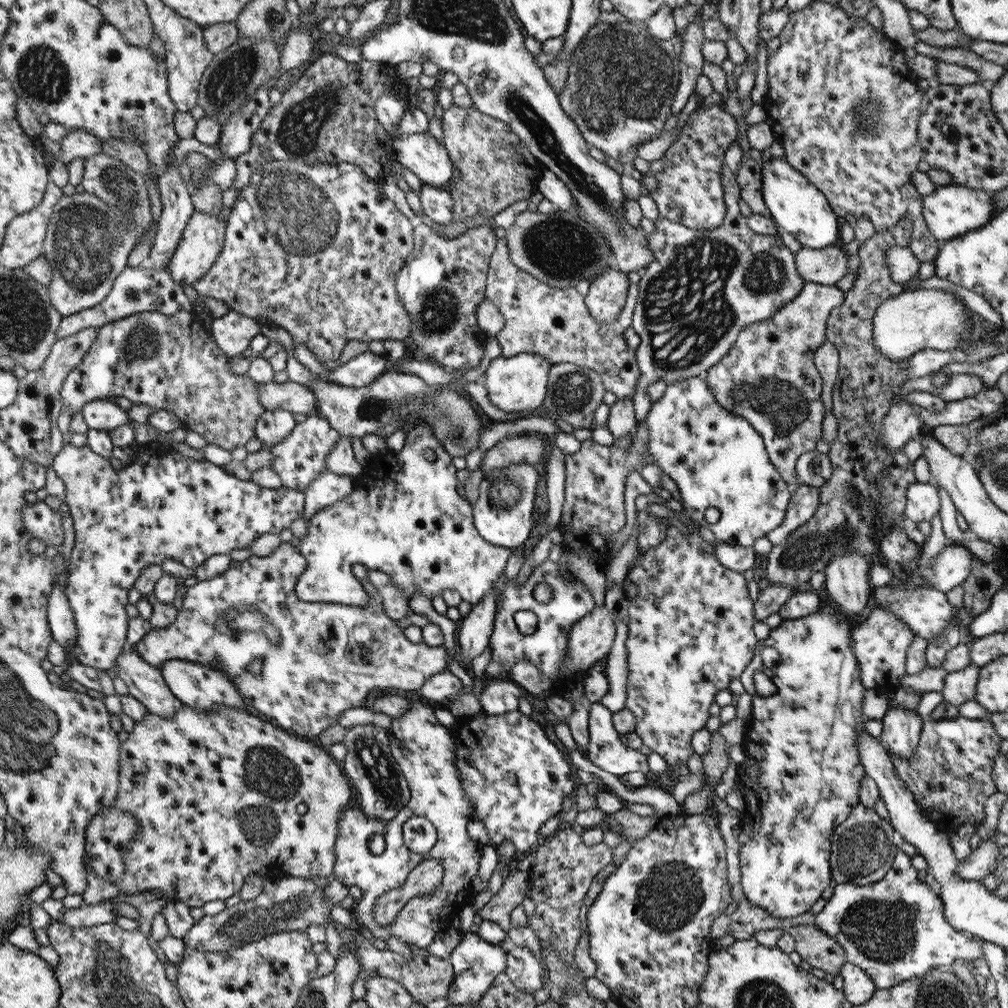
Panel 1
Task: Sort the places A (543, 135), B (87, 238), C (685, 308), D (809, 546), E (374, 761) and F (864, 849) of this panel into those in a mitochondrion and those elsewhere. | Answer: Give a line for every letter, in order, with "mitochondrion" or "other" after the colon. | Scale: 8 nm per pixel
A: mitochondrion
B: mitochondrion
C: mitochondrion
D: mitochondrion
E: mitochondrion
F: mitochondrion

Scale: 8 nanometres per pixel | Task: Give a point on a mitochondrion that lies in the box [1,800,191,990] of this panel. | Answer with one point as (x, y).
(108, 827)

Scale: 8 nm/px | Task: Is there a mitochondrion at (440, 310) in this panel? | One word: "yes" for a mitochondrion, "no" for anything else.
yes

